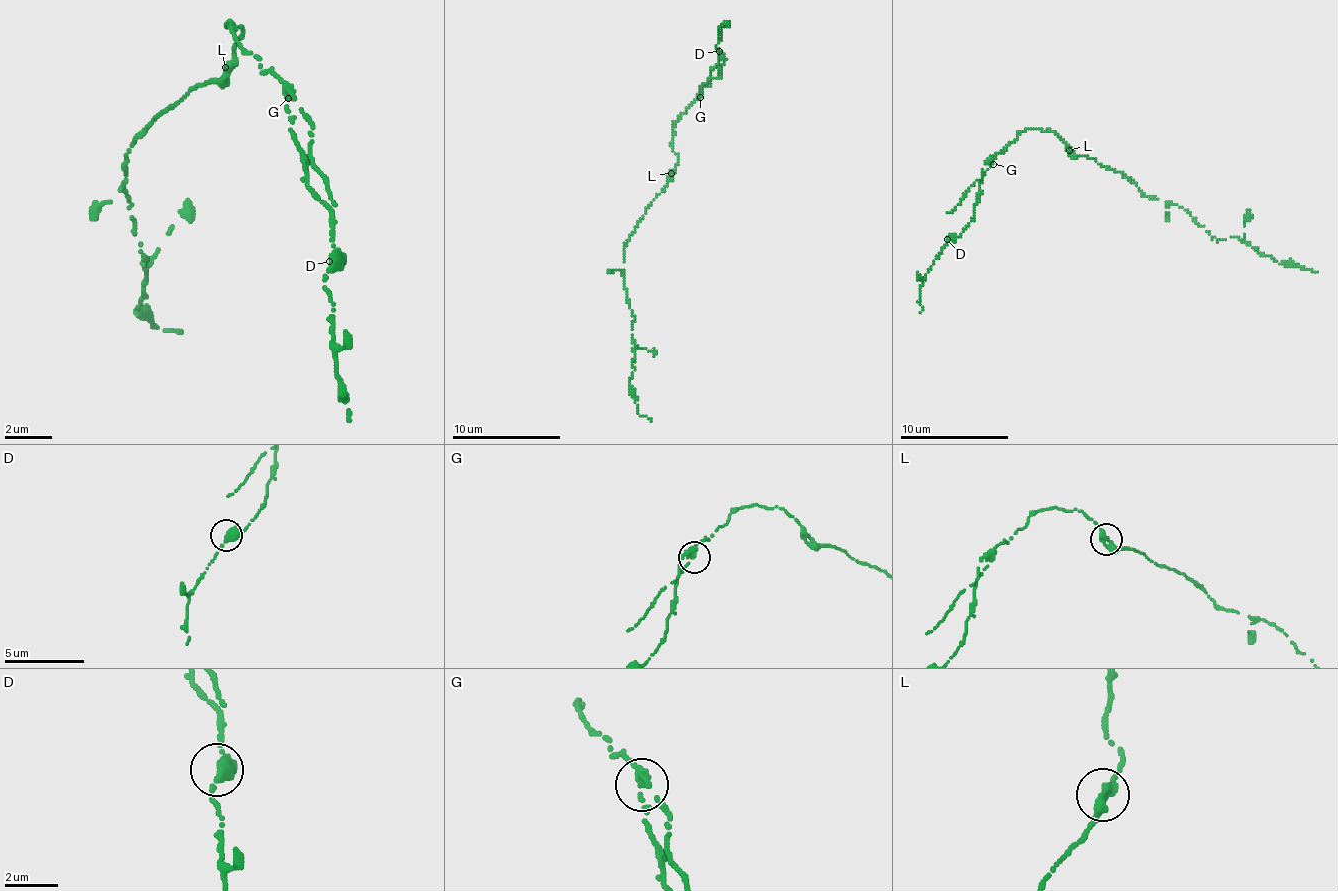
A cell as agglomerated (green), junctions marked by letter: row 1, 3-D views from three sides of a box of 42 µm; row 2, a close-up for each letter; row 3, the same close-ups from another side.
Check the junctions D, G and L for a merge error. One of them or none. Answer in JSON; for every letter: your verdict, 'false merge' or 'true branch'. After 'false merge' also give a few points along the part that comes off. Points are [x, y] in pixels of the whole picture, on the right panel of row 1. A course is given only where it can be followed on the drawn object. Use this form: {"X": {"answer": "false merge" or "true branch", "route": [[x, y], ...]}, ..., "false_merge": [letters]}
{"D": {"answer": "true branch"}, "G": {"answer": "true branch"}, "L": {"answer": "true branch"}, "false_merge": []}

